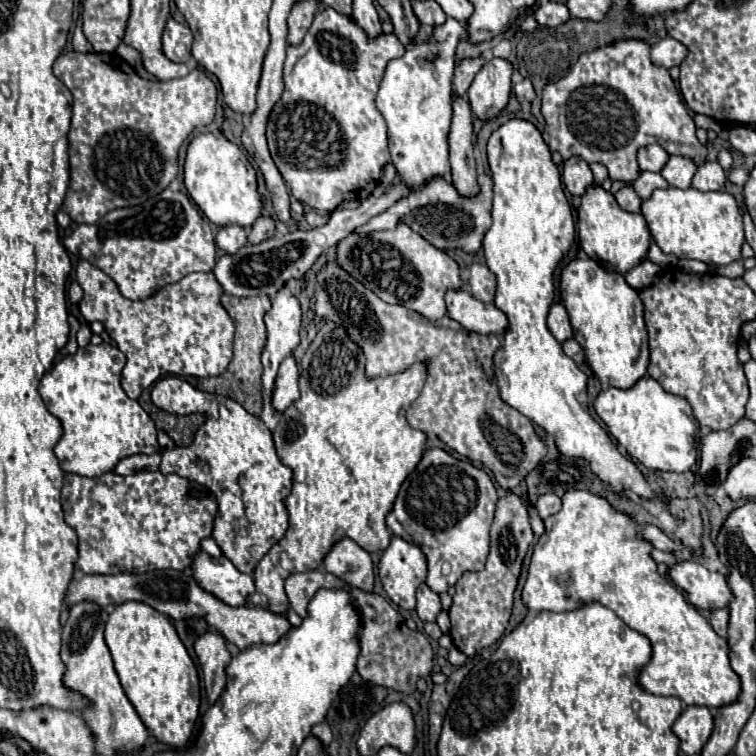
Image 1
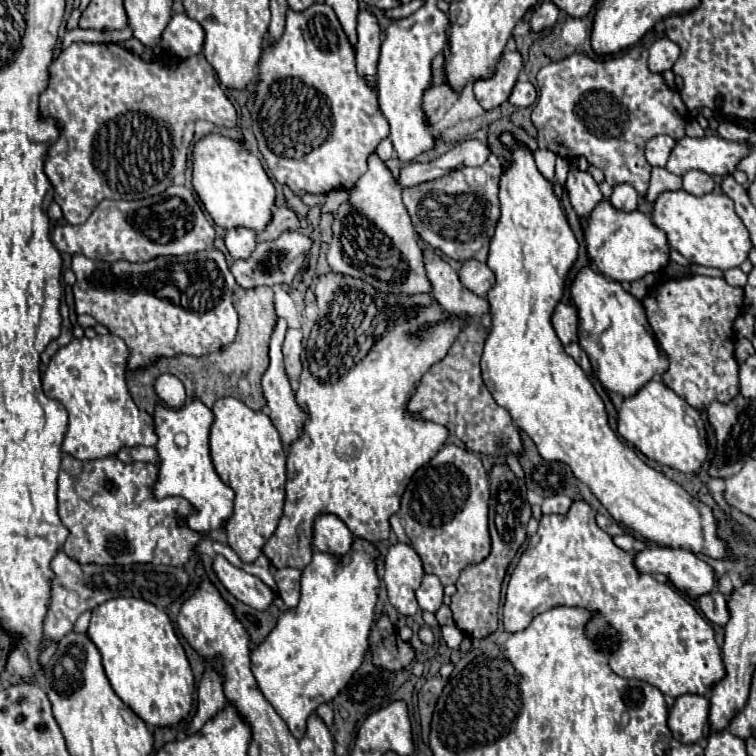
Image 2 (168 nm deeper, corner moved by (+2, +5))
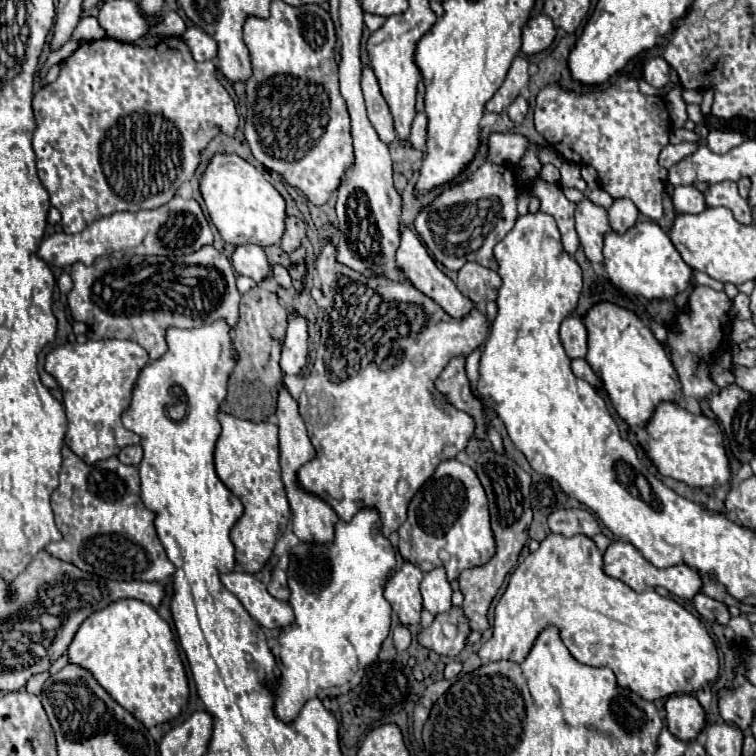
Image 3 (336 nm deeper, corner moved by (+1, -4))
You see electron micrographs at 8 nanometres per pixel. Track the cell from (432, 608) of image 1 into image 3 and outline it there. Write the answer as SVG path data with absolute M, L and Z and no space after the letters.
M435 567L433 571L427 571L421 581L421 595L423 595L423 607L429 609L433 615L445 613L451 607L451 585L447 581L445 569Z

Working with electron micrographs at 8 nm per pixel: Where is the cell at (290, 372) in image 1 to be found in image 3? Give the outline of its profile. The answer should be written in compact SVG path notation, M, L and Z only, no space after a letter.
M295 317L293 321L289 321L281 351L281 369L287 375L299 375L301 367L307 363L307 339L307 319Z

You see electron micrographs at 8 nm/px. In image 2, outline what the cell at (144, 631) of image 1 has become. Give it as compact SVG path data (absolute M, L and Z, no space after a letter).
M112 598L92 610L88 634L102 654L114 692L146 724L178 726L190 716L194 676L166 612L140 598Z

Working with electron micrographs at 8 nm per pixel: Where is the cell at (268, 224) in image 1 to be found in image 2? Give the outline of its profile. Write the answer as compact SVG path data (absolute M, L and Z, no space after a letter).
M274 208L272 212L272 220L270 224L258 234L258 240L272 240L278 238L284 230L298 230L300 228L300 220L296 218L296 214L290 208Z

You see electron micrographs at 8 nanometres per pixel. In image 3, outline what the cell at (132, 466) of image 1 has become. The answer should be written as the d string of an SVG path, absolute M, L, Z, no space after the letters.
M127 445L119 451L119 461L125 463L125 465L139 465L141 459L143 459L143 451L141 451L141 445Z

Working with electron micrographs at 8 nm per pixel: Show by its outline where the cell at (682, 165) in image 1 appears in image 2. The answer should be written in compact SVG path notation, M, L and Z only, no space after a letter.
M718 136L706 138L682 138L676 142L666 170L684 176L688 170L702 170L706 174L732 174L740 158L748 154L748 146L742 142L728 142Z

